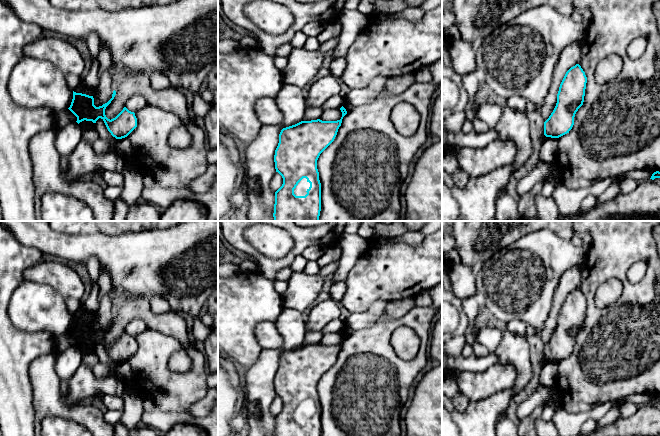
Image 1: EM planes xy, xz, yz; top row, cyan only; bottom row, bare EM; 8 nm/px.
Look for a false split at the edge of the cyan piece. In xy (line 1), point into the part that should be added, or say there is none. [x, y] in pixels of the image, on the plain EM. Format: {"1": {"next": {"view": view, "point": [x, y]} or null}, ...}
{"1": {"next": null}}

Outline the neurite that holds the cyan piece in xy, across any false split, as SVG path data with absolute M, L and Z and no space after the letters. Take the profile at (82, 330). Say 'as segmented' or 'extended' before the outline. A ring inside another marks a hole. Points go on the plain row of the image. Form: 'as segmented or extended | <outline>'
as segmented | M114 314L112 318L112 322L107 327L103 328L102 330L96 331L94 329L93 320L89 320L82 317L76 317L73 315L73 323L68 333L77 341L76 346L78 348L84 344L92 345L93 347L96 347L96 345L99 342L101 342L104 345L111 359L116 363L122 363L127 361L137 351L137 342L135 340L135 337L129 335L126 331L124 331L123 334L115 342L110 344L106 341L105 333L114 323L115 319L116 319L116 315Z

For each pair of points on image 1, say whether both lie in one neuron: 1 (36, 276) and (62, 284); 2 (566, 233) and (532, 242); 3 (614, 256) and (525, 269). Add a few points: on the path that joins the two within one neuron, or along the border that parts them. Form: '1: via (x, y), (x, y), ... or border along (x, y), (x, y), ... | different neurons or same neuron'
1: via (42, 276), (54, 276), (56, 278) | same neuron
2: border along (550, 231), (570, 241) | different neurons
3: border along (589, 248), (587, 258), (579, 266) | different neurons

